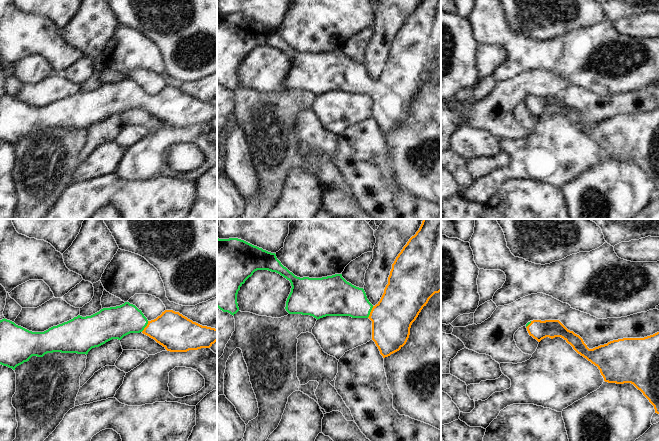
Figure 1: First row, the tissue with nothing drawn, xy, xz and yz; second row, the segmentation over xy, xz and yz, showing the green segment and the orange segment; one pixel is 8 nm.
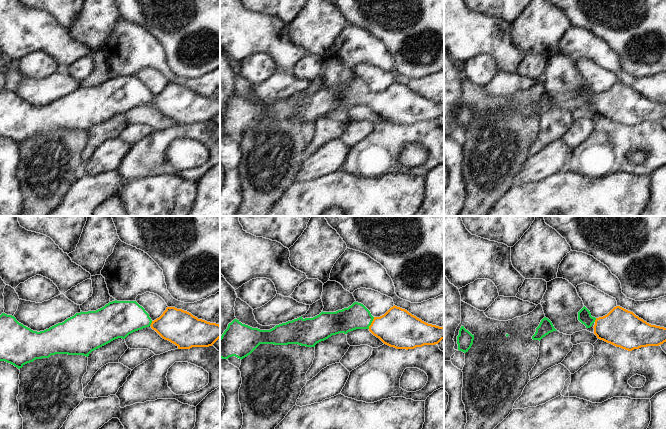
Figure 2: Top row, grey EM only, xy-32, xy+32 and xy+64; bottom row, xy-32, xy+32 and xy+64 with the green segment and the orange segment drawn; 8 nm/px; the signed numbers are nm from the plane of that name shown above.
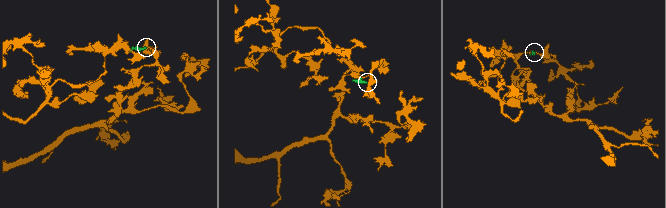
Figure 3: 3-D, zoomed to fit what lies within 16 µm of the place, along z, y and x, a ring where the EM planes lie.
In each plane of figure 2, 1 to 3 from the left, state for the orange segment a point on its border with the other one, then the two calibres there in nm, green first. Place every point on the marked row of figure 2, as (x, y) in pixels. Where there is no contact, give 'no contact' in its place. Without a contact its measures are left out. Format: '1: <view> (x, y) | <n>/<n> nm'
1: xy-32 (151, 322) | 280/280 nm
2: xy+32 (371, 322) | 200/320 nm
3: xy+64 (595, 319) | 110/300 nm

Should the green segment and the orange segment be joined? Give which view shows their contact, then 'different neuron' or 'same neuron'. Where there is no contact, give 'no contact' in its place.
contact in xz; same neuron

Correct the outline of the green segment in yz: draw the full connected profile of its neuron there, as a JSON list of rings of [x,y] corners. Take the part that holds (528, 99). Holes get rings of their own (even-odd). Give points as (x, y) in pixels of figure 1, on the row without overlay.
[[[533,96],[526,100],[526,104],[538,118],[546,113],[563,114],[578,130],[598,143],[605,158],[633,160],[654,182],[655,189],[659,190],[659,108],[644,114],[613,116],[589,125],[579,111],[568,106],[559,96]]]

